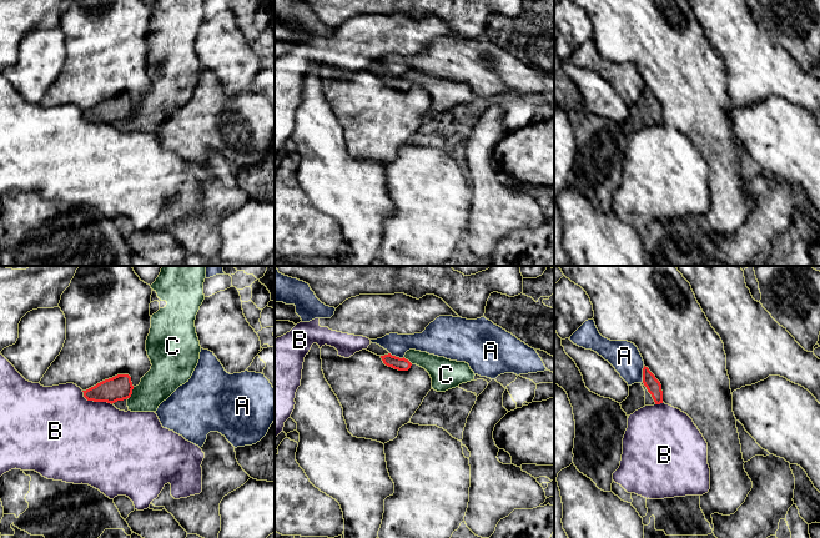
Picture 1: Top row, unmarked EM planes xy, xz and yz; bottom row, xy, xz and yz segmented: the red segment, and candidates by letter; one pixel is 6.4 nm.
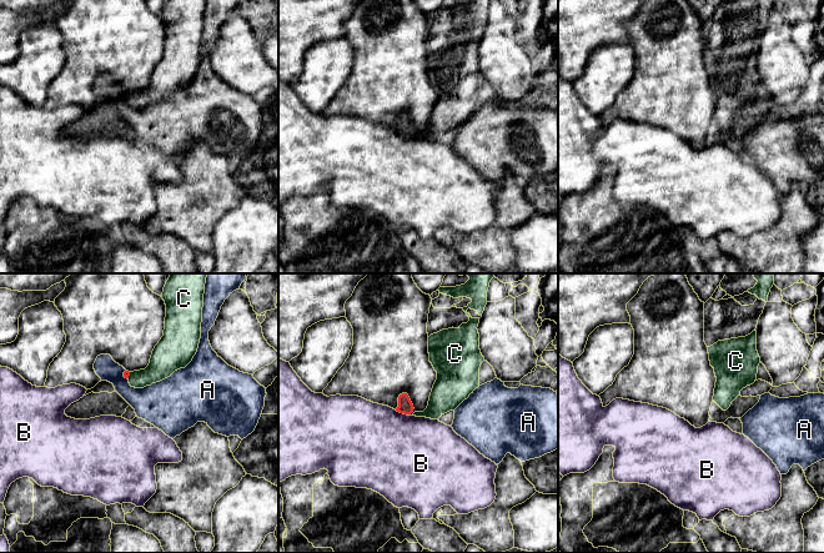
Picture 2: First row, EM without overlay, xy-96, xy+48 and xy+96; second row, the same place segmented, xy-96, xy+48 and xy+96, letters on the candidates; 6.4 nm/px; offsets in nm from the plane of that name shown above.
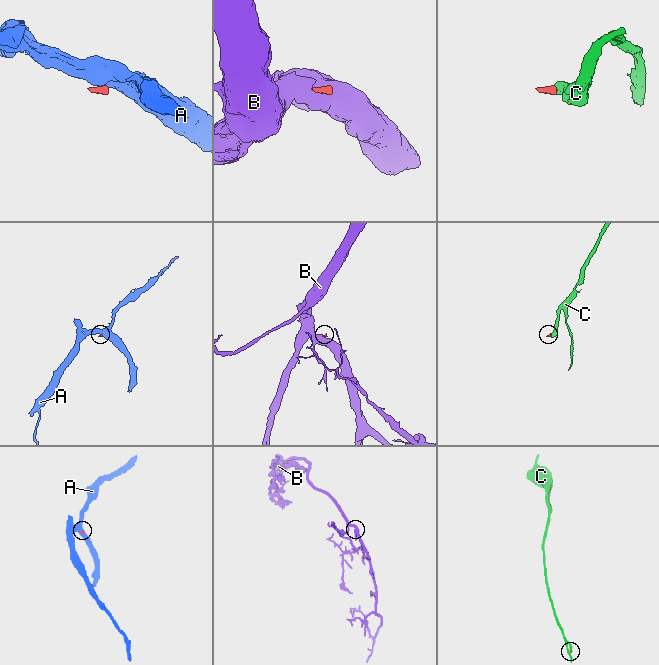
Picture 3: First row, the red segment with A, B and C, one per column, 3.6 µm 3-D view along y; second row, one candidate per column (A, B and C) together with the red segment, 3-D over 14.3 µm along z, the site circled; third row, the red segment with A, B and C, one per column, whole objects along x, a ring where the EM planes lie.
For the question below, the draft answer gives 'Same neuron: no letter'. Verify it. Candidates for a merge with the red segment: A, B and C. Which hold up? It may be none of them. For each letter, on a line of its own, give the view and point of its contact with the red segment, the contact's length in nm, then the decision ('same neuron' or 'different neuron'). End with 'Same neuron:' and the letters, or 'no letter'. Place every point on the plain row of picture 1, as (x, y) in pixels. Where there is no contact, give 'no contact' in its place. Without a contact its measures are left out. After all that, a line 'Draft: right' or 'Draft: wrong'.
A: yz (643, 94) | 110 nm | different neuron
B: xy (95, 121) | 220 nm | different neuron
C: xy (131, 114) | 90 nm | same neuron
Same neuron: C
Draft: wrong

